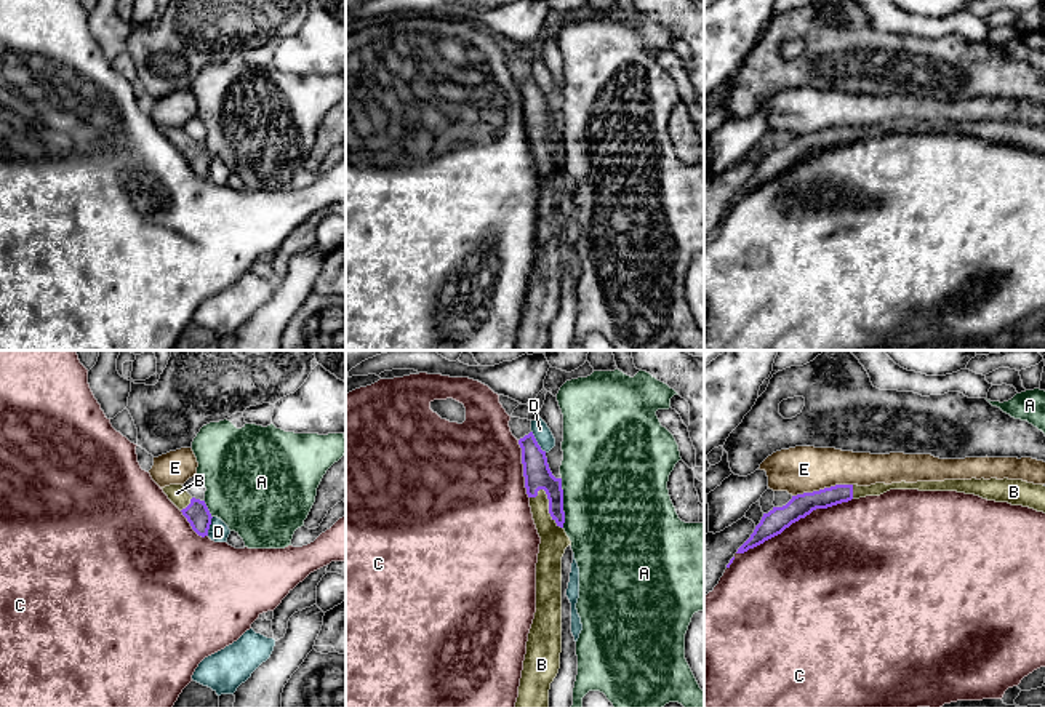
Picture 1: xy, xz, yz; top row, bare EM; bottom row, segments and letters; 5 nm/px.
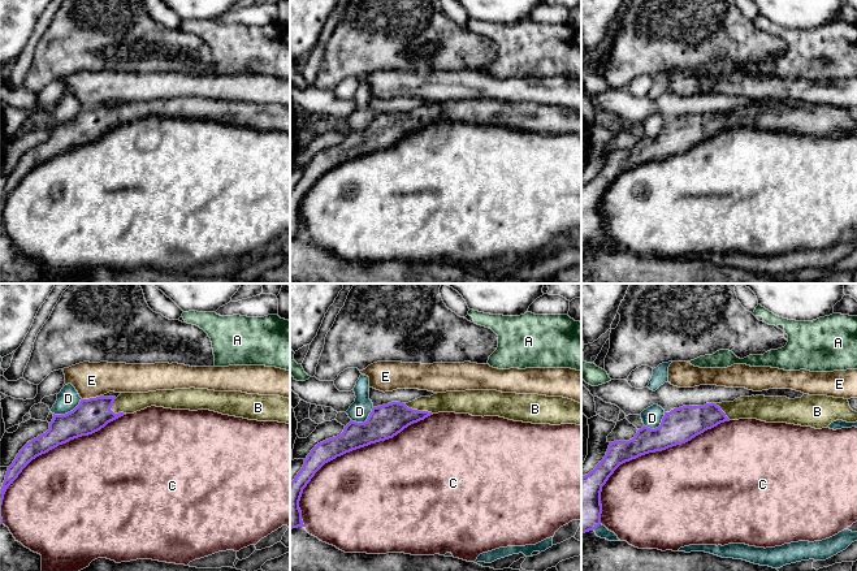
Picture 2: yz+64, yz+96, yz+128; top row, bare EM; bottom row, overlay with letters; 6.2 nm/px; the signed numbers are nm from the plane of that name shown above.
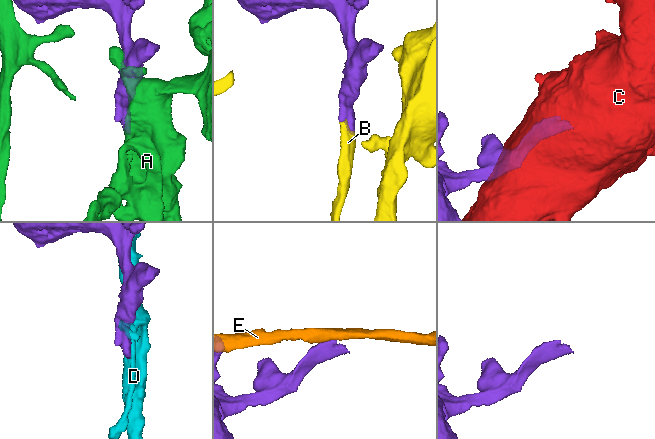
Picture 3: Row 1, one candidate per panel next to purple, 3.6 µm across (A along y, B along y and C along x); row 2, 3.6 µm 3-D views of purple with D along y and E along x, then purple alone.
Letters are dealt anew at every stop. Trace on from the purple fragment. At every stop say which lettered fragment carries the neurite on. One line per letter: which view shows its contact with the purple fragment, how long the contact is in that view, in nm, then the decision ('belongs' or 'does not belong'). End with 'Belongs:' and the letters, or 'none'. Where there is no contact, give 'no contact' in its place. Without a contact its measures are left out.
A: xz | 240 nm | does not belong
B: xz | 240 nm | belongs
C: yz | 650 nm | does not belong
D: xz | 130 nm | does not belong
E: yz | 320 nm | does not belong
Belongs: B

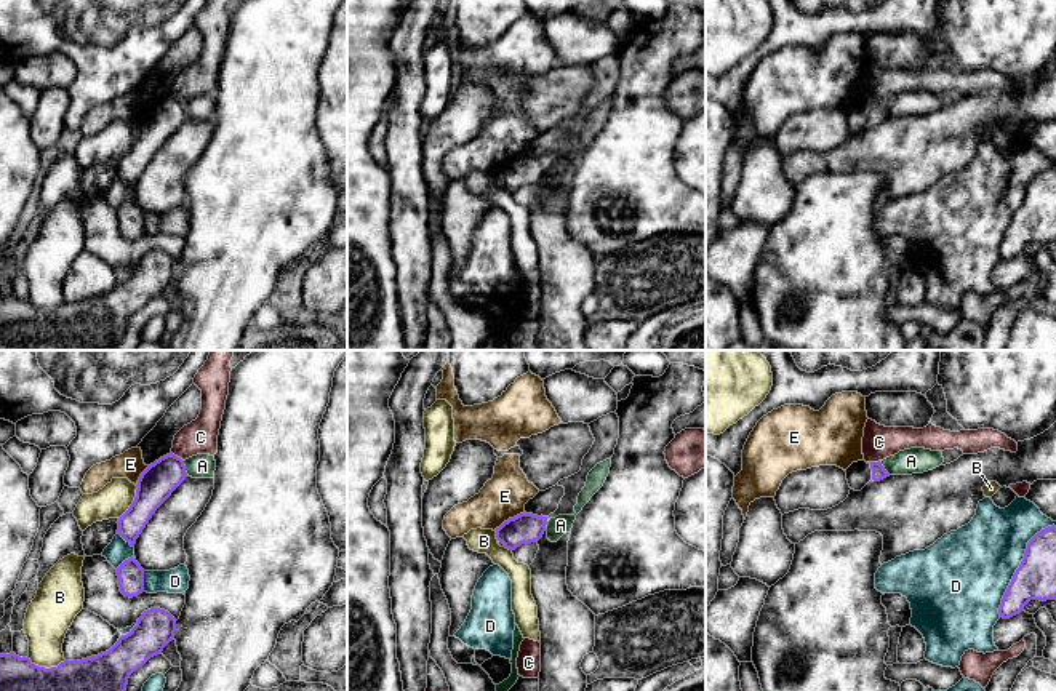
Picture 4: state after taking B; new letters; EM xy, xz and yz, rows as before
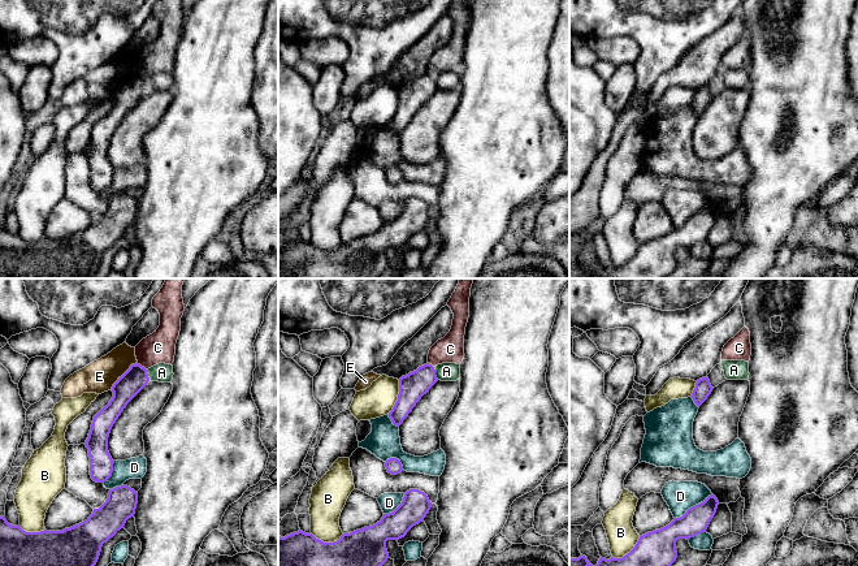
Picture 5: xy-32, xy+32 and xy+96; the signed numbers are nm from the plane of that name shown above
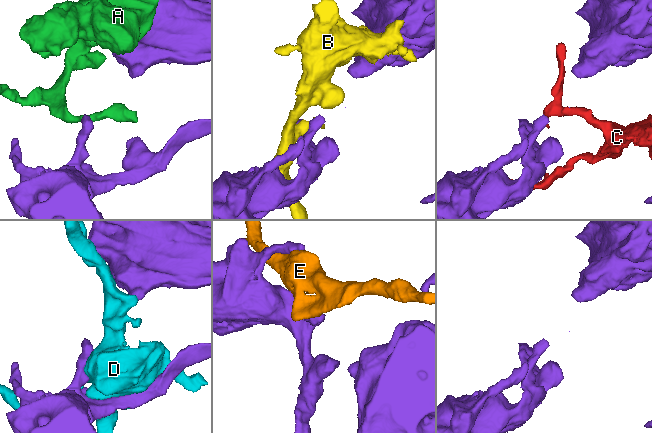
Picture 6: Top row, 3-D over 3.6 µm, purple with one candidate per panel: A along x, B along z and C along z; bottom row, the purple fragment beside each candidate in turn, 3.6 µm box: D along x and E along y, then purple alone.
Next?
A: yz | 90 nm | does not belong
B: xy | 190 nm | does not belong
C: xy | 80 nm | does not belong
D: yz | 550 nm | does not belong
E: xz | 180 nm | does not belong
Belongs: none

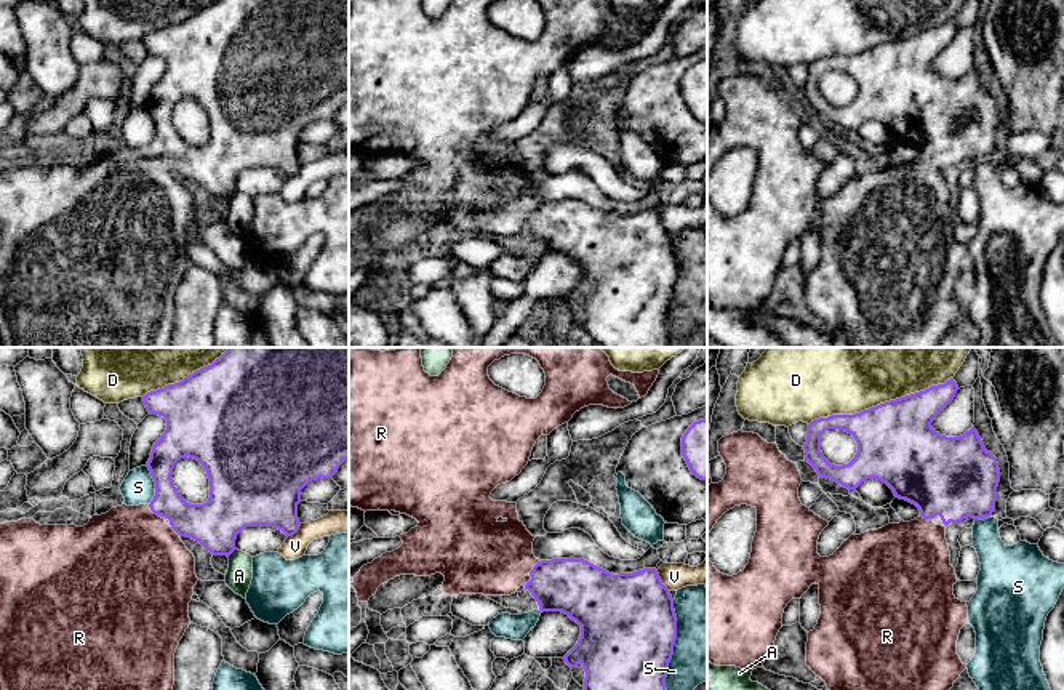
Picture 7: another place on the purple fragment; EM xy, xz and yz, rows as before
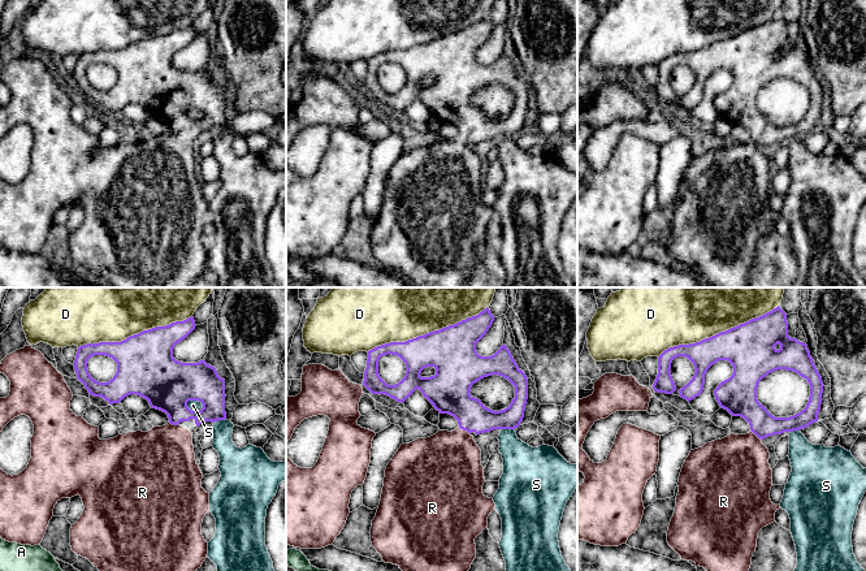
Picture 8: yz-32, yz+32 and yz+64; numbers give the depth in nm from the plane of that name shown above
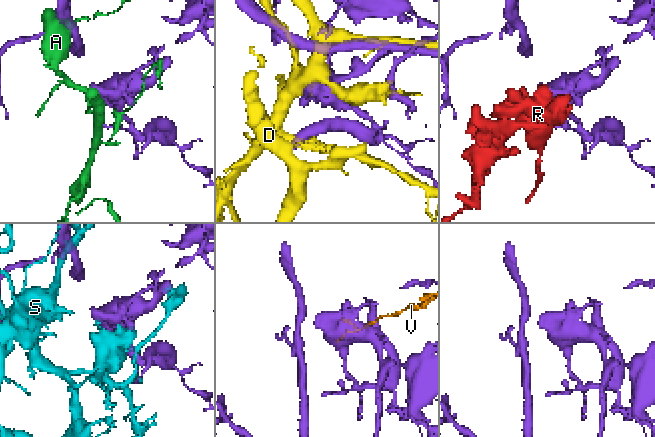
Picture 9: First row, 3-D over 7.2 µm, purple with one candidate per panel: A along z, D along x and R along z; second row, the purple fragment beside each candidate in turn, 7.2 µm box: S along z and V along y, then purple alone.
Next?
A: xy | 60 nm | does not belong
D: yz | 750 nm | does not belong
R: xz | 90 nm | belongs
S: xz | 460 nm | does not belong
V: xz | 120 nm | does not belong
Belongs: R

